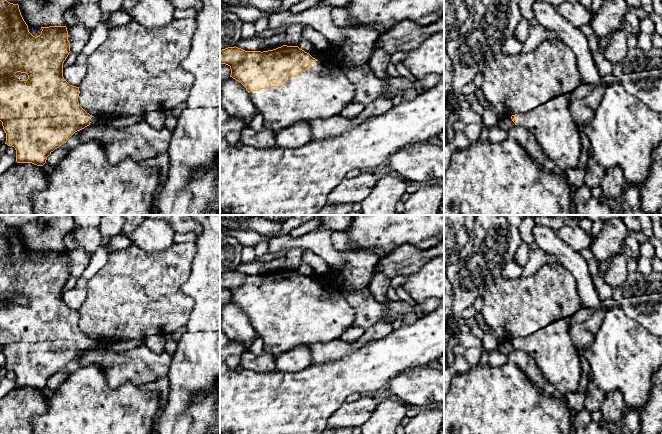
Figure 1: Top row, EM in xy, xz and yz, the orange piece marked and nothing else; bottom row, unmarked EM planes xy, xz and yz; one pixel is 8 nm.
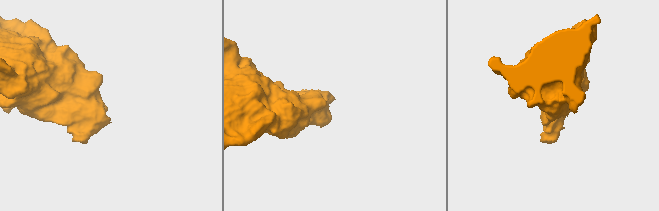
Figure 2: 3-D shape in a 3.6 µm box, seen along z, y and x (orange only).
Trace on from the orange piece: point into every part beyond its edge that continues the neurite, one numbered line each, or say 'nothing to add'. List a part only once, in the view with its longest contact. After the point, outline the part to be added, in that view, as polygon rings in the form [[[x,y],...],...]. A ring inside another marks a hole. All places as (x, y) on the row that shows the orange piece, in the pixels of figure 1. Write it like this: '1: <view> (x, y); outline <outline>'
1: xz (321, 91); outline [[[314,61],[311,67],[296,77],[290,78],[284,85],[269,87],[259,91],[250,91],[250,101],[264,118],[264,127],[275,133],[297,122],[309,123],[340,115],[341,111],[353,102],[354,86],[342,68],[326,66],[321,61]]]

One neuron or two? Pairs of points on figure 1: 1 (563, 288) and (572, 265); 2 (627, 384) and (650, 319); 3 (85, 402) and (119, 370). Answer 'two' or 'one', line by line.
1: two
2: two
3: two

